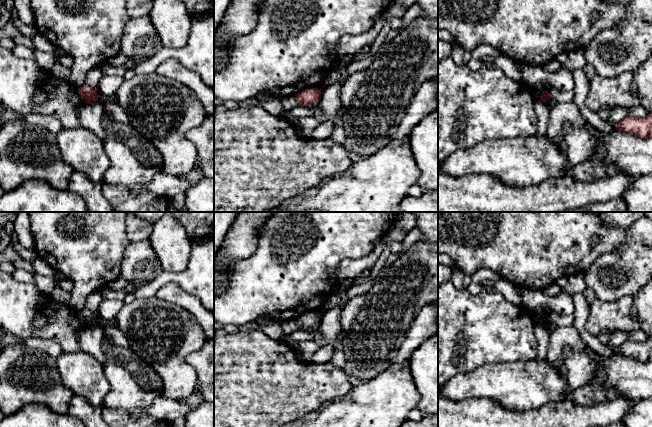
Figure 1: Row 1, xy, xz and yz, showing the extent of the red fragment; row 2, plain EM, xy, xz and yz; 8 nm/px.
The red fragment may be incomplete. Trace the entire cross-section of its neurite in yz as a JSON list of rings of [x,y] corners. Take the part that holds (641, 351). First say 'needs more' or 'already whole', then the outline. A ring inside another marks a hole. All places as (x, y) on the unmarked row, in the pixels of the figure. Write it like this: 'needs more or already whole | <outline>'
already whole | [[[652,339],[643,342],[626,341],[617,348],[617,353],[623,357],[633,357],[635,360],[646,363],[652,361]]]

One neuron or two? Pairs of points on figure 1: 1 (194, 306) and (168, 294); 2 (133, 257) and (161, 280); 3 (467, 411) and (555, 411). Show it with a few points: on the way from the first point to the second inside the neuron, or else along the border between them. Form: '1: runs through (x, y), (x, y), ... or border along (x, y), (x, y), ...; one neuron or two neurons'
1: runs through (188, 302), (174, 294); one neuron
2: border along (162, 271), (142, 286), (135, 287); two neurons
3: runs through (489, 416), (533, 416); one neuron

